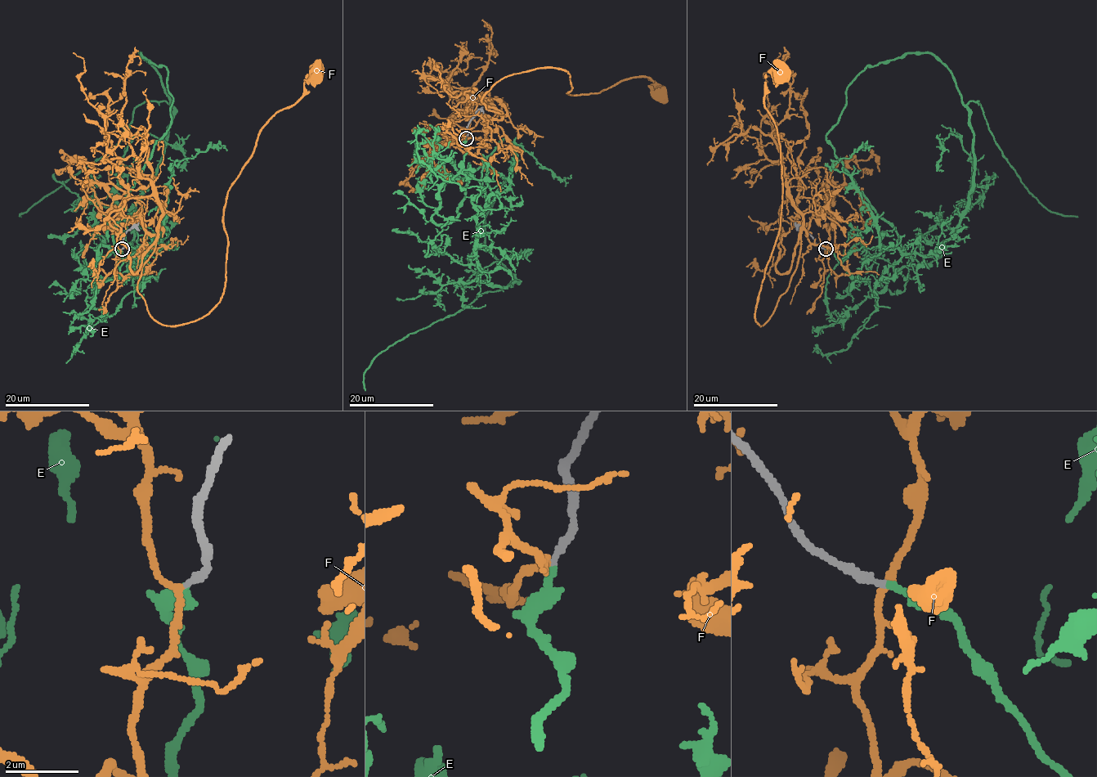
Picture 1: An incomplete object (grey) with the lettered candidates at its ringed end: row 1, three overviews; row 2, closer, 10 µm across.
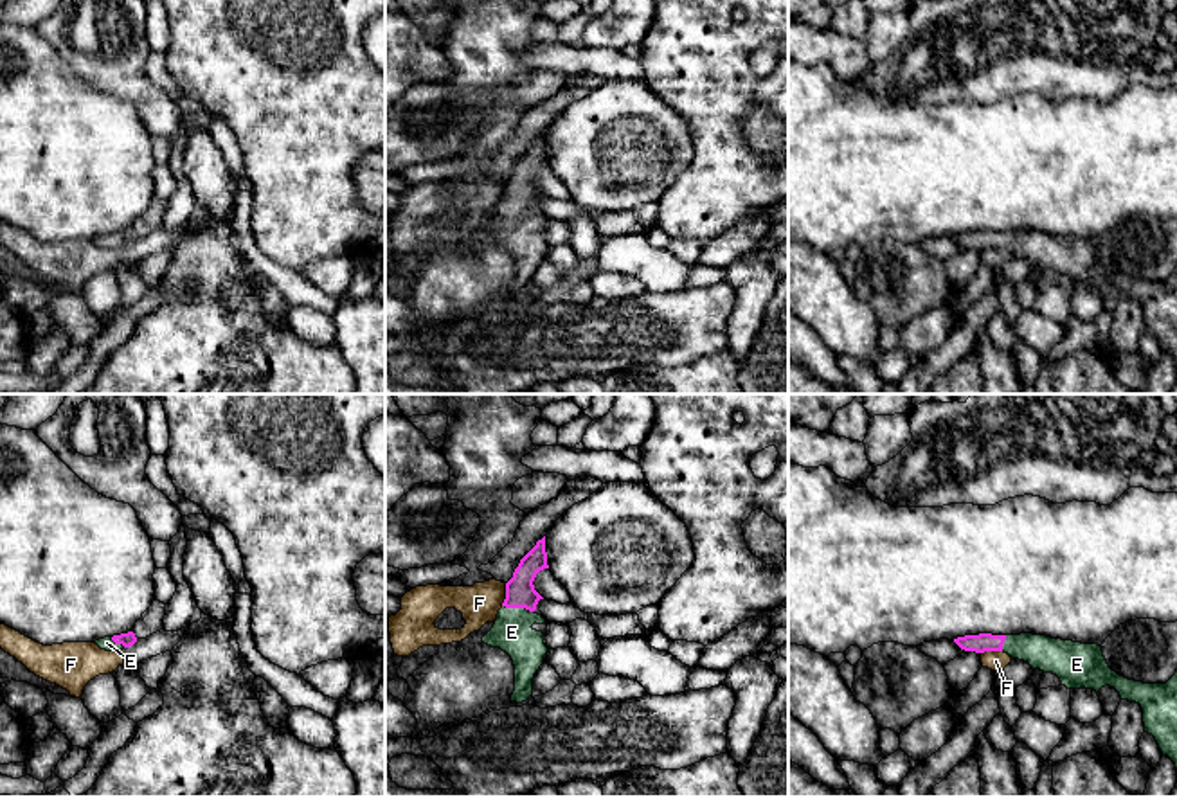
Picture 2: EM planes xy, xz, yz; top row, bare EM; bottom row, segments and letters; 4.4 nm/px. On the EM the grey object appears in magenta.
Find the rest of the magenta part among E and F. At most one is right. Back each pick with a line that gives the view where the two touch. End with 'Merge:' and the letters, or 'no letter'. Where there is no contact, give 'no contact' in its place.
E: contact in xz
Merge: E

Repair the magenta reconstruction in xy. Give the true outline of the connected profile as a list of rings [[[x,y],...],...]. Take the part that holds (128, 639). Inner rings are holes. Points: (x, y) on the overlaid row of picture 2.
[[[133,631],[95,640],[95,644],[106,651],[121,651],[124,648],[133,646],[135,642],[137,642],[137,637]]]

